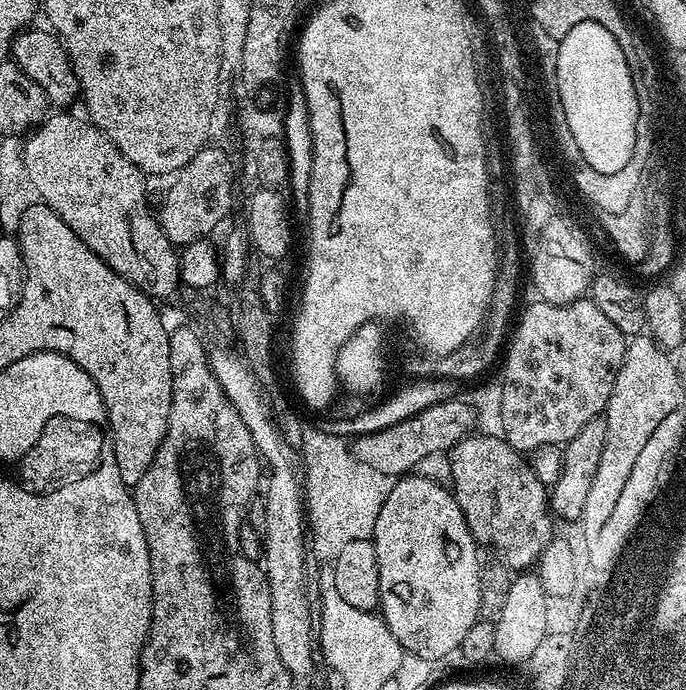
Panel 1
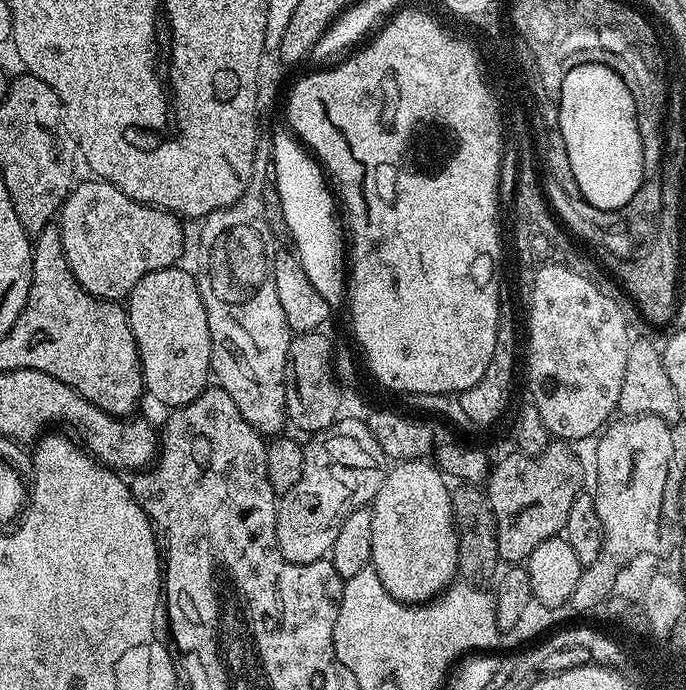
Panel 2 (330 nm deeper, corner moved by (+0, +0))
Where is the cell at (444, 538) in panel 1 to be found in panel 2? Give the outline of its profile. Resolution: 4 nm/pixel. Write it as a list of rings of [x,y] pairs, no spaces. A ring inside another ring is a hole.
[[[405,460],[397,463],[395,466],[389,467],[382,486],[378,490],[378,494],[372,499],[370,505],[372,510],[372,563],[370,566],[378,574],[378,578],[382,582],[384,589],[394,599],[401,600],[403,604],[423,604],[433,600],[457,579],[458,542],[456,541],[456,522],[452,518],[452,493],[449,485],[446,486],[444,483],[446,483],[446,480],[440,469],[431,463],[424,460]]]

